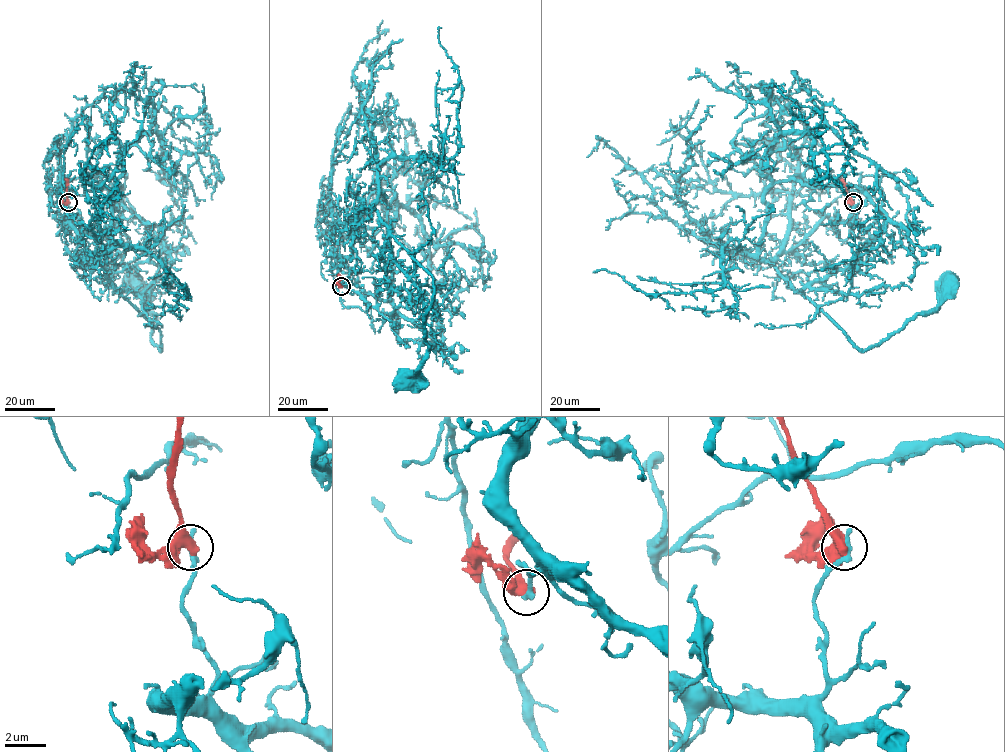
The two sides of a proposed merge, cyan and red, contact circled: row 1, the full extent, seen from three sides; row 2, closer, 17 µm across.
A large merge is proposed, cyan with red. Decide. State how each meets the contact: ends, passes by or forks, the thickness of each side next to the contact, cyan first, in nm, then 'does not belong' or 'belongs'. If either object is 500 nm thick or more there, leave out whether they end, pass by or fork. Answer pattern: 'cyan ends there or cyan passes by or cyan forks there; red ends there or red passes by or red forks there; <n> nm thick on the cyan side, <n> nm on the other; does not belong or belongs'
cyan ends there; red passes by; 340 nm thick on the cyan side, 440 nm on the other; does not belong

